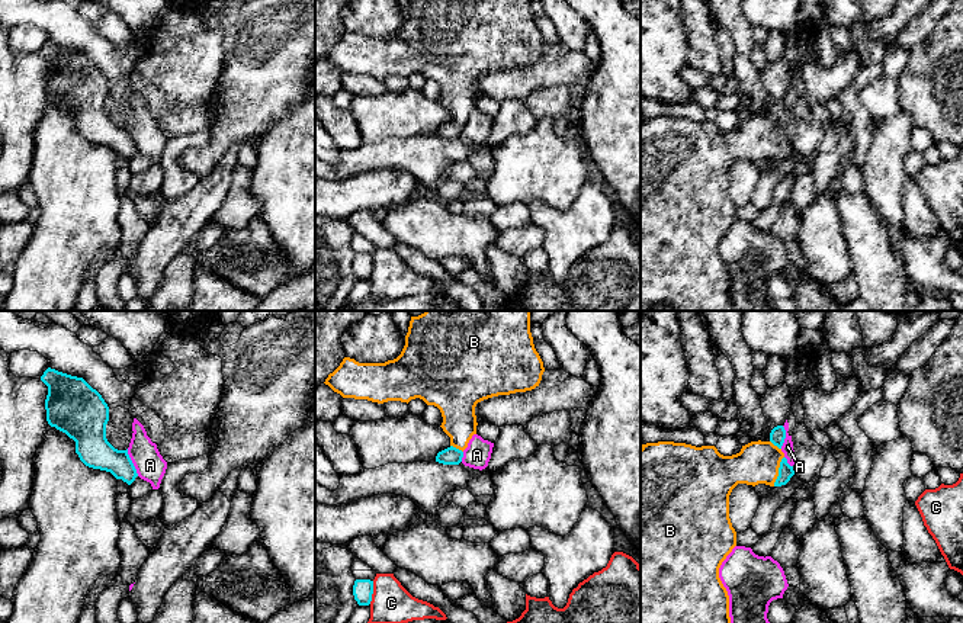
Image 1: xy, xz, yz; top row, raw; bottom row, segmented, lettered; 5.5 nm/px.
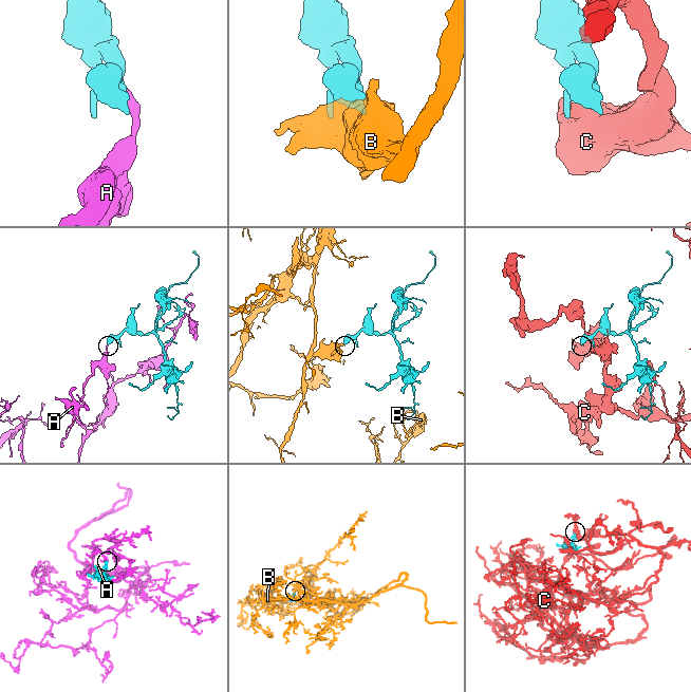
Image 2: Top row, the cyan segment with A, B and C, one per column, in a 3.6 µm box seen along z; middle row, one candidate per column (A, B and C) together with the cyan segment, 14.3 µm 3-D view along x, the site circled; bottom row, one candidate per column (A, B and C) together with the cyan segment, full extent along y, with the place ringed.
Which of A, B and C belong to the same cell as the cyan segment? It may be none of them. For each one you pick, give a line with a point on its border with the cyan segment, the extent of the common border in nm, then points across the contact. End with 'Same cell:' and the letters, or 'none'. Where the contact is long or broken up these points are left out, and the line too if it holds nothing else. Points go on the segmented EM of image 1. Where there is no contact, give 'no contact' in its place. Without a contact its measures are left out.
B: yz (779, 471) | 180 nm | across yz (785, 471), (779, 471), (758, 462)
Same cell: B

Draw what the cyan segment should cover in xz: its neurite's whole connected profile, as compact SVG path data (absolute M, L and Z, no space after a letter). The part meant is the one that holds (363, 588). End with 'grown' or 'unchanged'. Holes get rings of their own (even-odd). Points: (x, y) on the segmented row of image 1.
M356 579L353 585L353 595L359 606L369 606L373 594L373 581Z; unchanged

